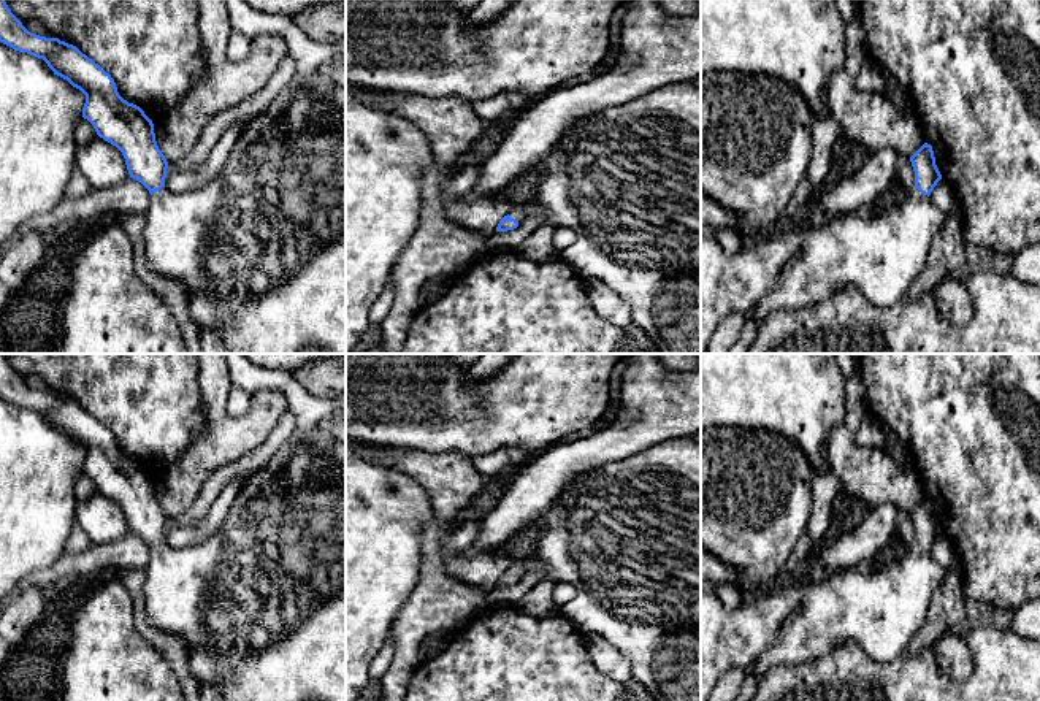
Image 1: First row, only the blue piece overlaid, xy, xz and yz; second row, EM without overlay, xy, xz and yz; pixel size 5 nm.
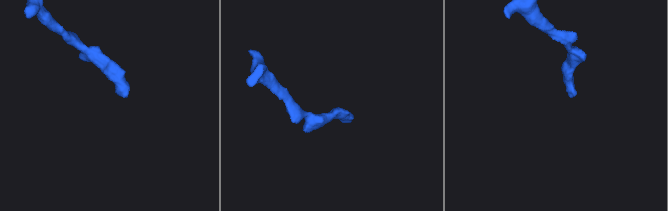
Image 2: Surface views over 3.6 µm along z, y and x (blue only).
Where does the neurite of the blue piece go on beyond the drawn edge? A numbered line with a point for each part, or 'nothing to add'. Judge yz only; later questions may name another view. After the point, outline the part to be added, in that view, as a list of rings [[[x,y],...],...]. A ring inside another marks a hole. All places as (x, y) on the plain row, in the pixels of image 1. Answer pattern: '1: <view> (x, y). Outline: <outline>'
1: yz (880, 609). Outline: [[[918,544],[907,547],[900,560],[875,568],[847,568],[821,584],[807,584],[805,571],[791,582],[783,582],[766,596],[747,596],[739,609],[729,611],[713,590],[701,585],[701,701],[709,701],[720,677],[732,668],[761,679],[777,665],[797,665],[832,652],[845,641],[856,642],[875,663],[889,663],[907,652],[915,633],[926,620],[934,592],[946,571]]]

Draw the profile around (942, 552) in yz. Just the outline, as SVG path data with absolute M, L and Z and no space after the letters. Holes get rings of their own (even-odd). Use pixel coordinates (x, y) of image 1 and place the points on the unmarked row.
M940 534L934 546L929 550L932 560L935 560L940 566L950 568L958 563L958 557L951 547L950 539L945 534Z

